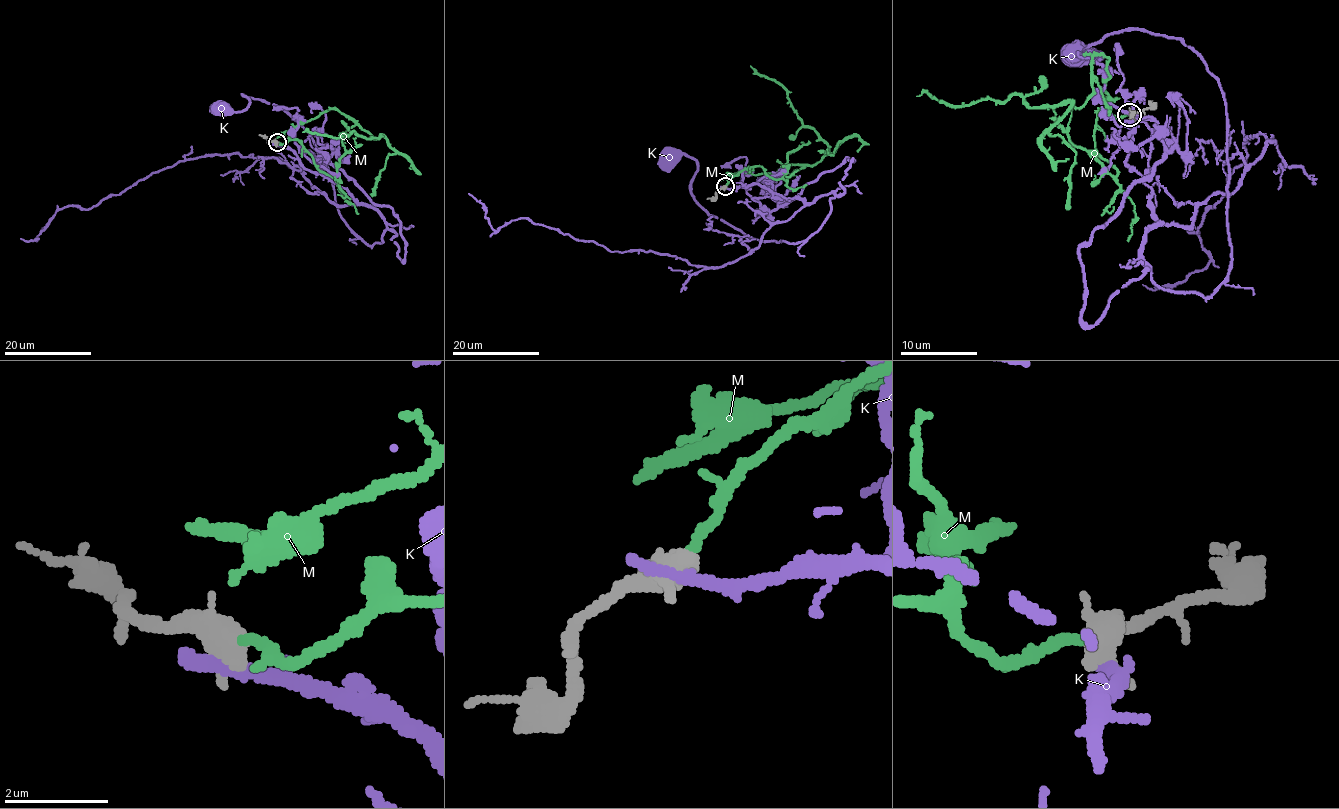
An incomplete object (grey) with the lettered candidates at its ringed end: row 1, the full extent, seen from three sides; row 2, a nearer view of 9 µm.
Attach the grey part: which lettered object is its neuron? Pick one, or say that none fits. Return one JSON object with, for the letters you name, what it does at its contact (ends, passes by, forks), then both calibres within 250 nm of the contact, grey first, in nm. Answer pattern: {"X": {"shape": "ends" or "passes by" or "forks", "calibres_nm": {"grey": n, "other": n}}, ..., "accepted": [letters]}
{"M": {"shape": "ends", "calibres_nm": {"grey": 600, "other": 200}}, "accepted": ["M"]}

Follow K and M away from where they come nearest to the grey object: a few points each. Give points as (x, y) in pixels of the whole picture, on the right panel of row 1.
K: (1132, 116), (1142, 253), (1207, 297), (1225, 93), (1175, 38), (1075, 53)
M: (1129, 115), (1111, 113), (1102, 55), (1080, 107), (917, 95)

